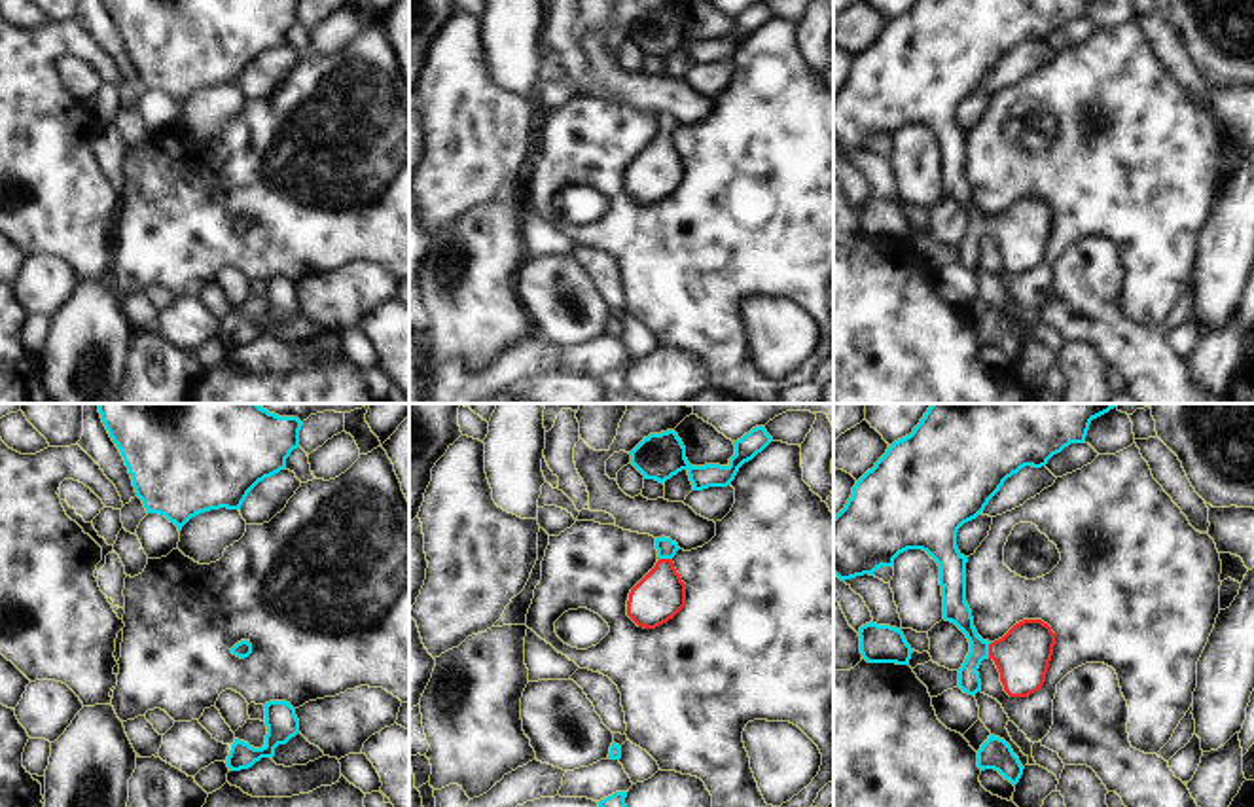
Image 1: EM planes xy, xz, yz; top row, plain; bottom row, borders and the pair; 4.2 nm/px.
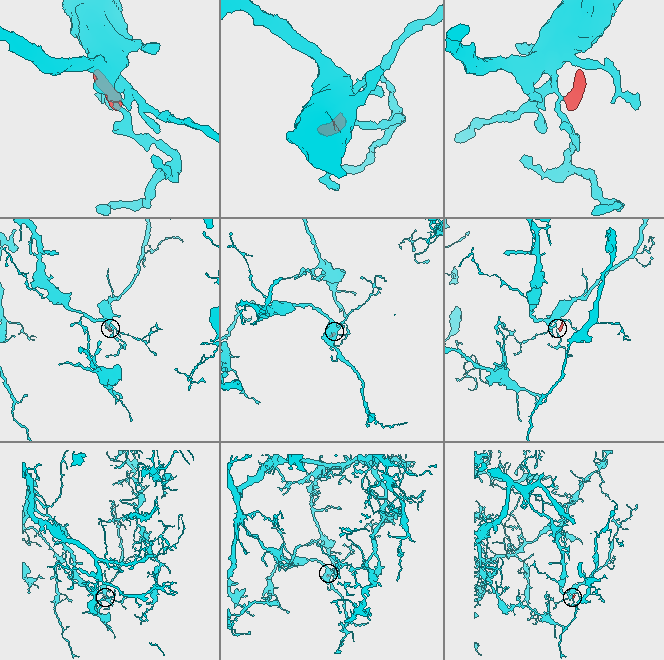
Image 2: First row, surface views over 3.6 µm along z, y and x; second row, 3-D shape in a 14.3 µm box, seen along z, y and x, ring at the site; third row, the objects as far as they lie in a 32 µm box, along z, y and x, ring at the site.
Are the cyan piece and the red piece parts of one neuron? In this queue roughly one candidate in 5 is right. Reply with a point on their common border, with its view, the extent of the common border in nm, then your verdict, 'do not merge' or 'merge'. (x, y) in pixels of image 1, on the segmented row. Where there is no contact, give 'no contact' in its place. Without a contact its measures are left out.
meets cyan in xz at (663, 557); contact 70 nm long; merge

